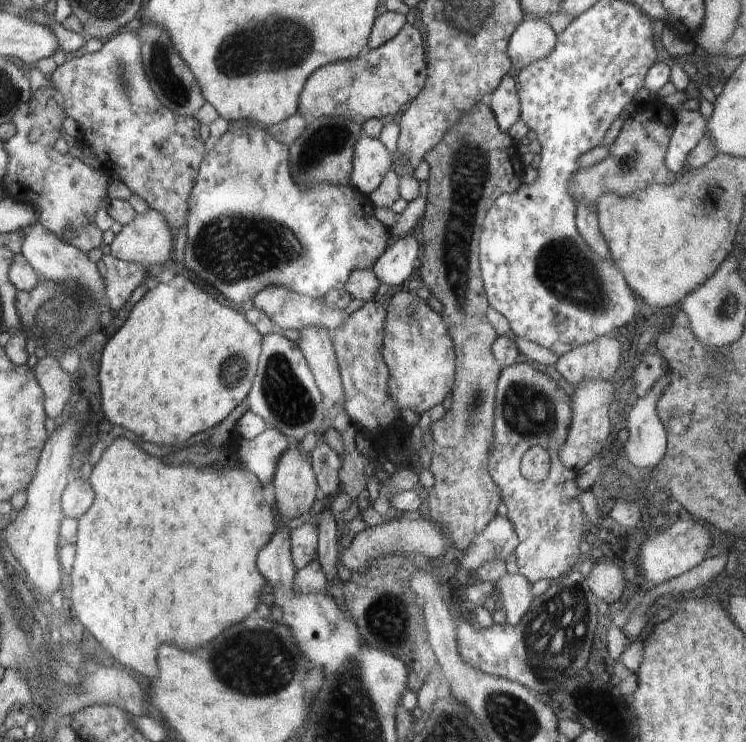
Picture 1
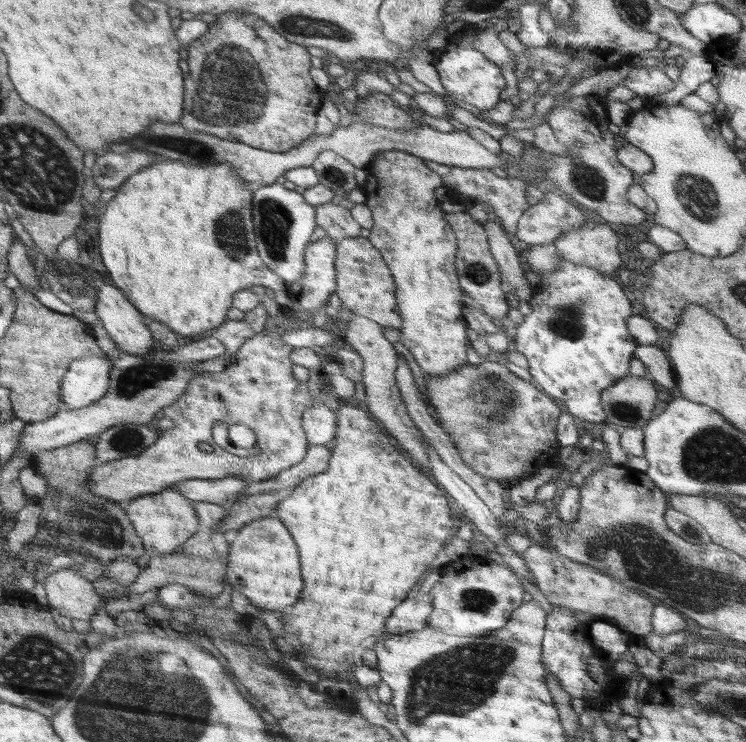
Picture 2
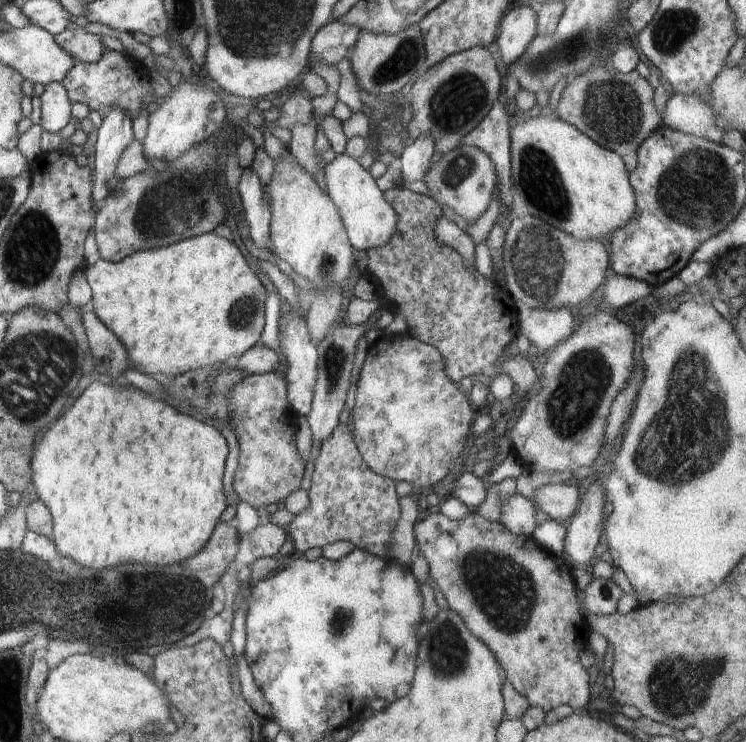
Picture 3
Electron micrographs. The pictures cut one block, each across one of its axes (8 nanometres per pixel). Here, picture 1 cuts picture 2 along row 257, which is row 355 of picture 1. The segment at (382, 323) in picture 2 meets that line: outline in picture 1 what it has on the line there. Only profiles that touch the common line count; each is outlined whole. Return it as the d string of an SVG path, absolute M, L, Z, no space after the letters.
M368 301L348 315L331 337L344 387L345 412L355 427L362 431L368 428L376 432L380 426L388 426L398 416L396 408L400 408L396 400L388 395L390 370L382 358L384 322L385 308L377 301Z

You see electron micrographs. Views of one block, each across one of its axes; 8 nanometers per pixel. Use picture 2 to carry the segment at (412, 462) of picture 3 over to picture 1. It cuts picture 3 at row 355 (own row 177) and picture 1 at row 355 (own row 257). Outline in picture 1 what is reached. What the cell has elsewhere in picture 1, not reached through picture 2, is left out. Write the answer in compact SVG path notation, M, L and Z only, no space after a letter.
M398 290L386 310L382 358L390 370L388 395L402 410L424 414L453 392L455 348L441 314L416 294Z

